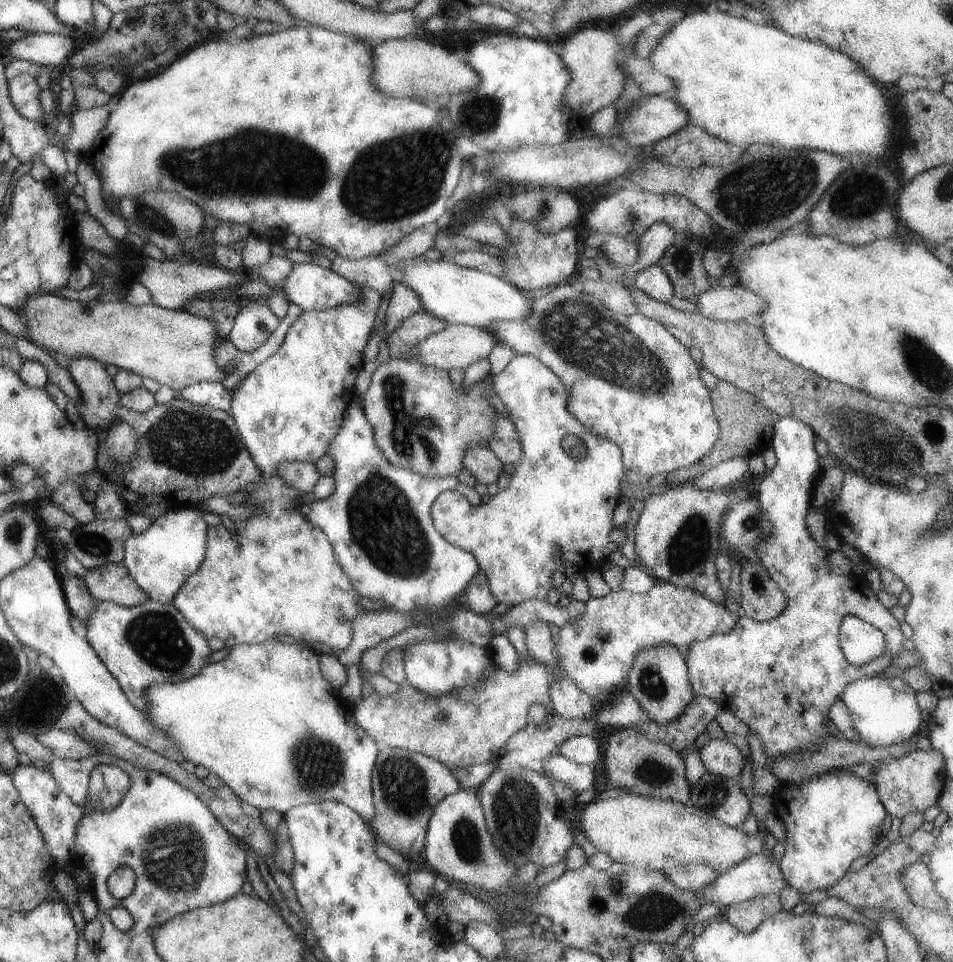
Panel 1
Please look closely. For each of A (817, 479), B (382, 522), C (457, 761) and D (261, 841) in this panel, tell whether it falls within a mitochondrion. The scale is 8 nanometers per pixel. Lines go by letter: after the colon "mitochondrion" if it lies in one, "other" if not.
A: other
B: mitochondrion
C: other
D: other

